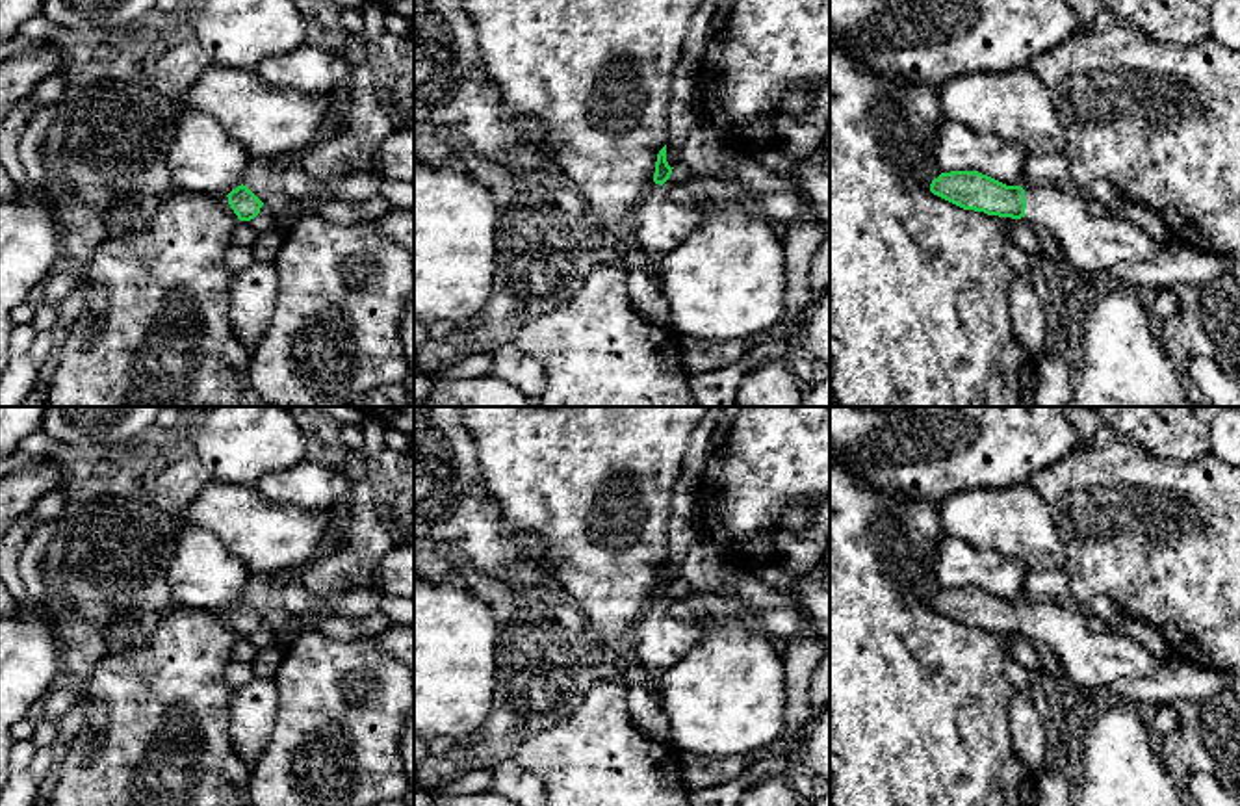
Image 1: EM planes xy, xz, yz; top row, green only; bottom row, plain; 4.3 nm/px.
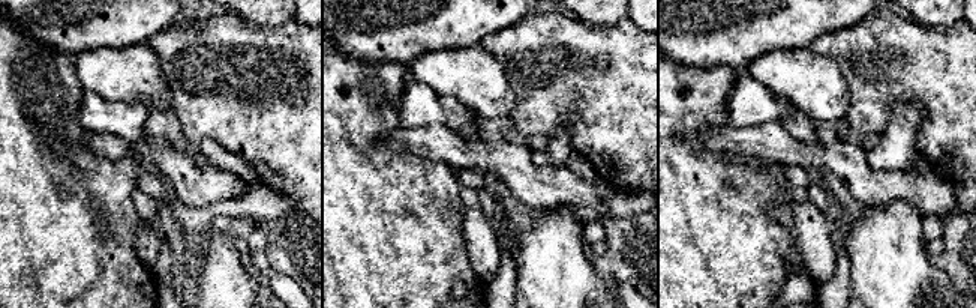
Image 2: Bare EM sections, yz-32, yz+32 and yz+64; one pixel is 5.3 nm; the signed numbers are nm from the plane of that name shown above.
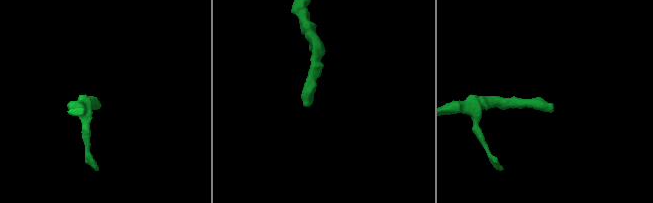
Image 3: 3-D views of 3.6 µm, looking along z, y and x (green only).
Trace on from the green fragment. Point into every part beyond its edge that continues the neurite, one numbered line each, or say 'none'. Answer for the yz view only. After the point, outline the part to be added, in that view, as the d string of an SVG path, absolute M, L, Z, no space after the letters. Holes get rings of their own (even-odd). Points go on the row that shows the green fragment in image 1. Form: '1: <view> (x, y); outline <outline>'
1: yz (1092, 244); outline M1053 186L1049 188L1028 188L1025 189L1025 219L1032 223L1034 227L1045 228L1056 241L1056 245L1062 249L1064 256L1071 262L1071 266L1080 273L1101 273L1106 271L1117 264L1123 262L1153 262L1160 256L1160 253L1166 249L1168 243L1175 241L1156 241L1149 234L1145 234L1140 227L1134 223L1129 223L1125 219L1114 217L1112 214L1093 217L1088 212L1088 195L1075 189L1075 191L1060 191Z

